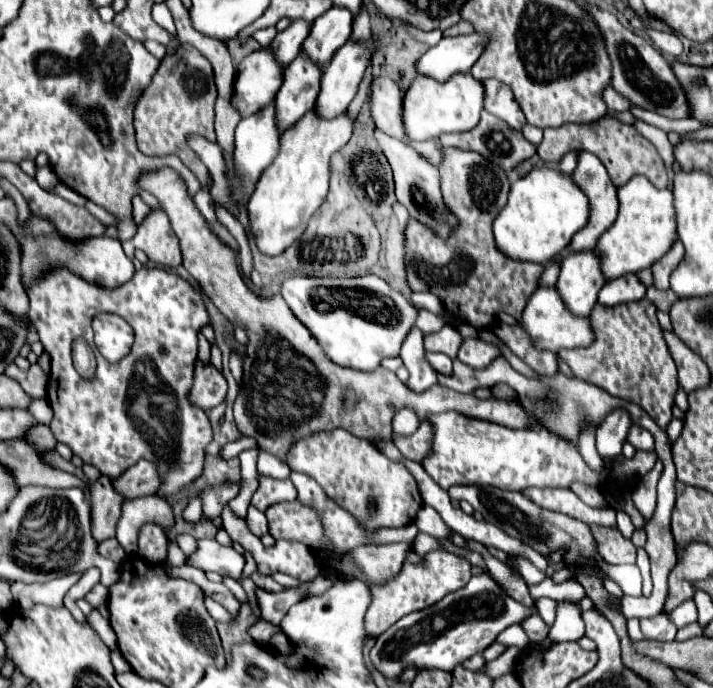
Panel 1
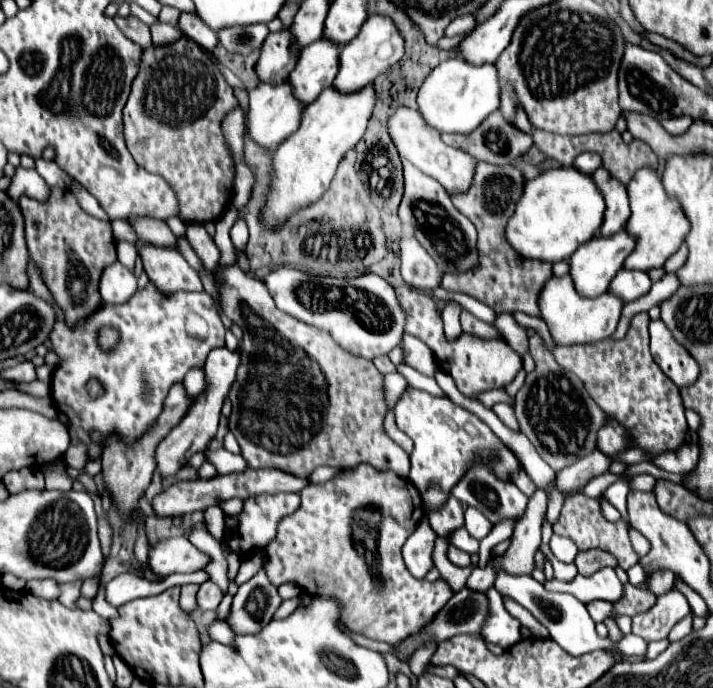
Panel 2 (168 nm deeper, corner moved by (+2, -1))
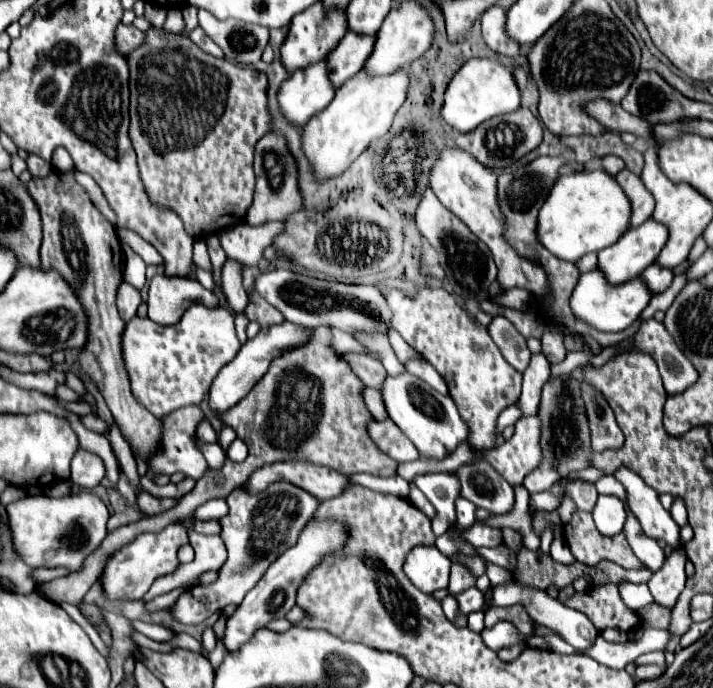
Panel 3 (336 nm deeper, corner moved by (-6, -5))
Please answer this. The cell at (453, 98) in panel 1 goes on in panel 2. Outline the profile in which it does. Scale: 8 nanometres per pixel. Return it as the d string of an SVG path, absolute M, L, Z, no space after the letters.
M453 57L437 65L425 79L417 95L417 105L423 119L443 133L469 133L493 111L499 109L501 87L497 69L491 63L471 65L463 57Z

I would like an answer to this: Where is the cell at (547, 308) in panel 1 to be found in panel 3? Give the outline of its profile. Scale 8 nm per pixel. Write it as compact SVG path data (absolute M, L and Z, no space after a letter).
M589 271L589 273L583 273L571 293L571 299L569 299L569 305L571 305L571 311L577 319L585 321L587 325L595 327L597 331L603 331L603 333L619 333L619 331L625 331L627 327L633 325L633 321L639 317L639 313L647 307L651 299L651 293L649 289L645 287L643 279L641 277L635 277L623 285L607 285L605 279L603 279L603 273L601 271Z

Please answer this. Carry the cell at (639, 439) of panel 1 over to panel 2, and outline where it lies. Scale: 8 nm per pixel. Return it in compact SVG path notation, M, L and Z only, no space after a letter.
M609 419L597 435L597 447L599 451L603 451L605 455L613 455L619 451L627 449L627 439L625 439L625 431L619 423L615 423L615 419Z

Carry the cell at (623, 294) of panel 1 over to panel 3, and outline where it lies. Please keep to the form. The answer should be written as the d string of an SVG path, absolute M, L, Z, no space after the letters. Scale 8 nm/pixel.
M649 265L649 267L641 273L641 277L645 279L647 289L649 289L653 295L657 295L657 293L663 293L663 291L671 285L673 273L671 273L671 269L663 269L663 267L659 267L659 265Z

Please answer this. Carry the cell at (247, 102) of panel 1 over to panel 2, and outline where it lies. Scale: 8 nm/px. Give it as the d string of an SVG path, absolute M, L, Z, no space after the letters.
M289 29L269 33L263 47L261 57L257 63L257 75L265 83L283 83L289 73L295 69L299 59L299 43L295 43Z

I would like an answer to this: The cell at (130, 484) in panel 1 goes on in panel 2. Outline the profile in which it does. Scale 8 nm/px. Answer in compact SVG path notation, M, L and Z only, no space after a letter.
M219 347L219 349L213 349L209 353L207 363L205 363L207 387L195 397L195 401L191 405L191 411L187 411L187 417L181 419L169 431L165 441L157 447L157 455L155 457L157 457L157 465L159 465L159 471L161 471L163 477L175 475L181 467L187 465L191 455L195 455L199 451L205 451L209 447L209 441L217 433L217 425L219 425L219 417L221 417L221 407L223 407L225 399L229 397L229 389L231 389L231 383L235 381L239 363L241 363L241 351L239 349L229 351L227 347Z

